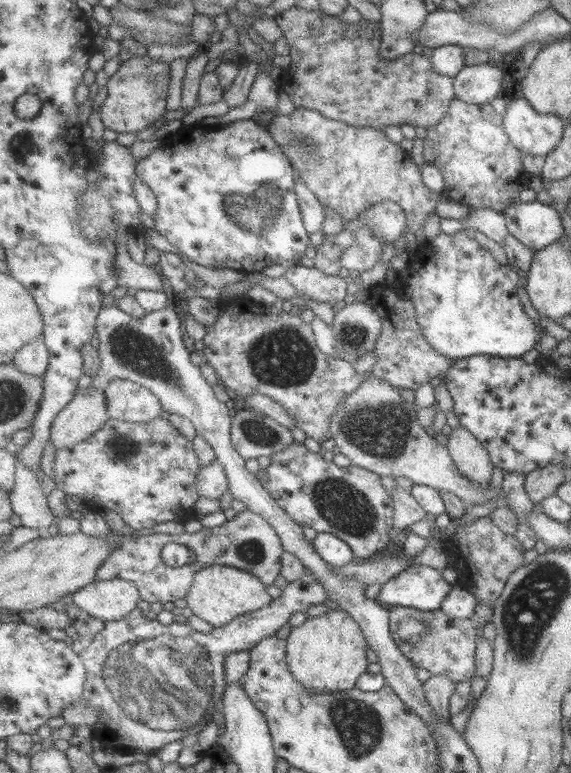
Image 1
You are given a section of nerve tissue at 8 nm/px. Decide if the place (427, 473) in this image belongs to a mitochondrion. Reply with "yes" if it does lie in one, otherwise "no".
no

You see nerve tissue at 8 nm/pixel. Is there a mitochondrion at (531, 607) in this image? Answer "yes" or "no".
yes

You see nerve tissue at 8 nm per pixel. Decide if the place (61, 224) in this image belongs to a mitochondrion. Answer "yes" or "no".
yes

